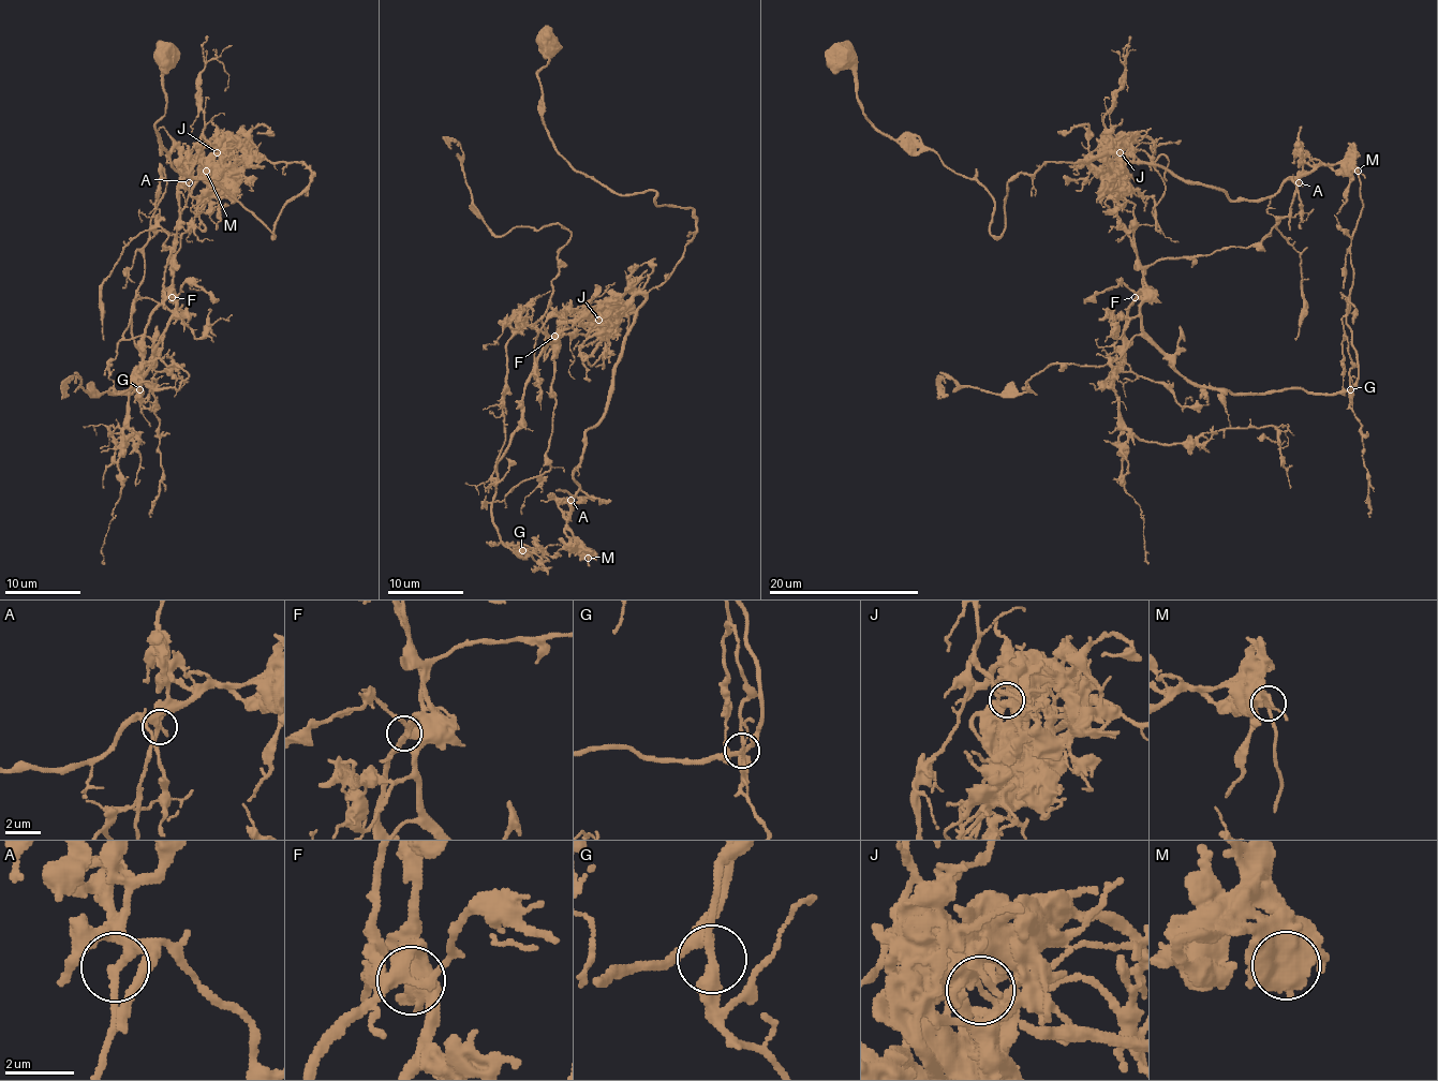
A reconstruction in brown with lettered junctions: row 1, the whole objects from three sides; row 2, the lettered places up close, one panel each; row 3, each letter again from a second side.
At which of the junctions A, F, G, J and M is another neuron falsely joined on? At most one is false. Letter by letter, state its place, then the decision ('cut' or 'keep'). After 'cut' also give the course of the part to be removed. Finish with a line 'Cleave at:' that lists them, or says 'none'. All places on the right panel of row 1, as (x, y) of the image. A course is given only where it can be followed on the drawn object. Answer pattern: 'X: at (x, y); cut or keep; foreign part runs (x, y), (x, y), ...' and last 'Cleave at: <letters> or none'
A: at (1299, 182); keep
F: at (1135, 297); keep
G: at (1350, 389); keep
J: at (1120, 152); cut; foreign part runs (1120, 152), (1141, 327), (1201, 385), (1355, 384), (1353, 165), (1336, 215)
M: at (1358, 171); keep
Cleave at: J

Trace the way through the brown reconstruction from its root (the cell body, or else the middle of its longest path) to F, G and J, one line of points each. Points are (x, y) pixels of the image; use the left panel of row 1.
F: (162, 56), (154, 128), (177, 171), (273, 237), (313, 173), (239, 167), (181, 237), (172, 297)
G: (162, 56), (177, 171), (273, 237), (313, 175), (249, 160), (198, 210), (154, 361), (109, 393), (139, 389)
J: (162, 56), (154, 128), (169, 163), (224, 188), (273, 237), (313, 173), (243, 145), (217, 152)

